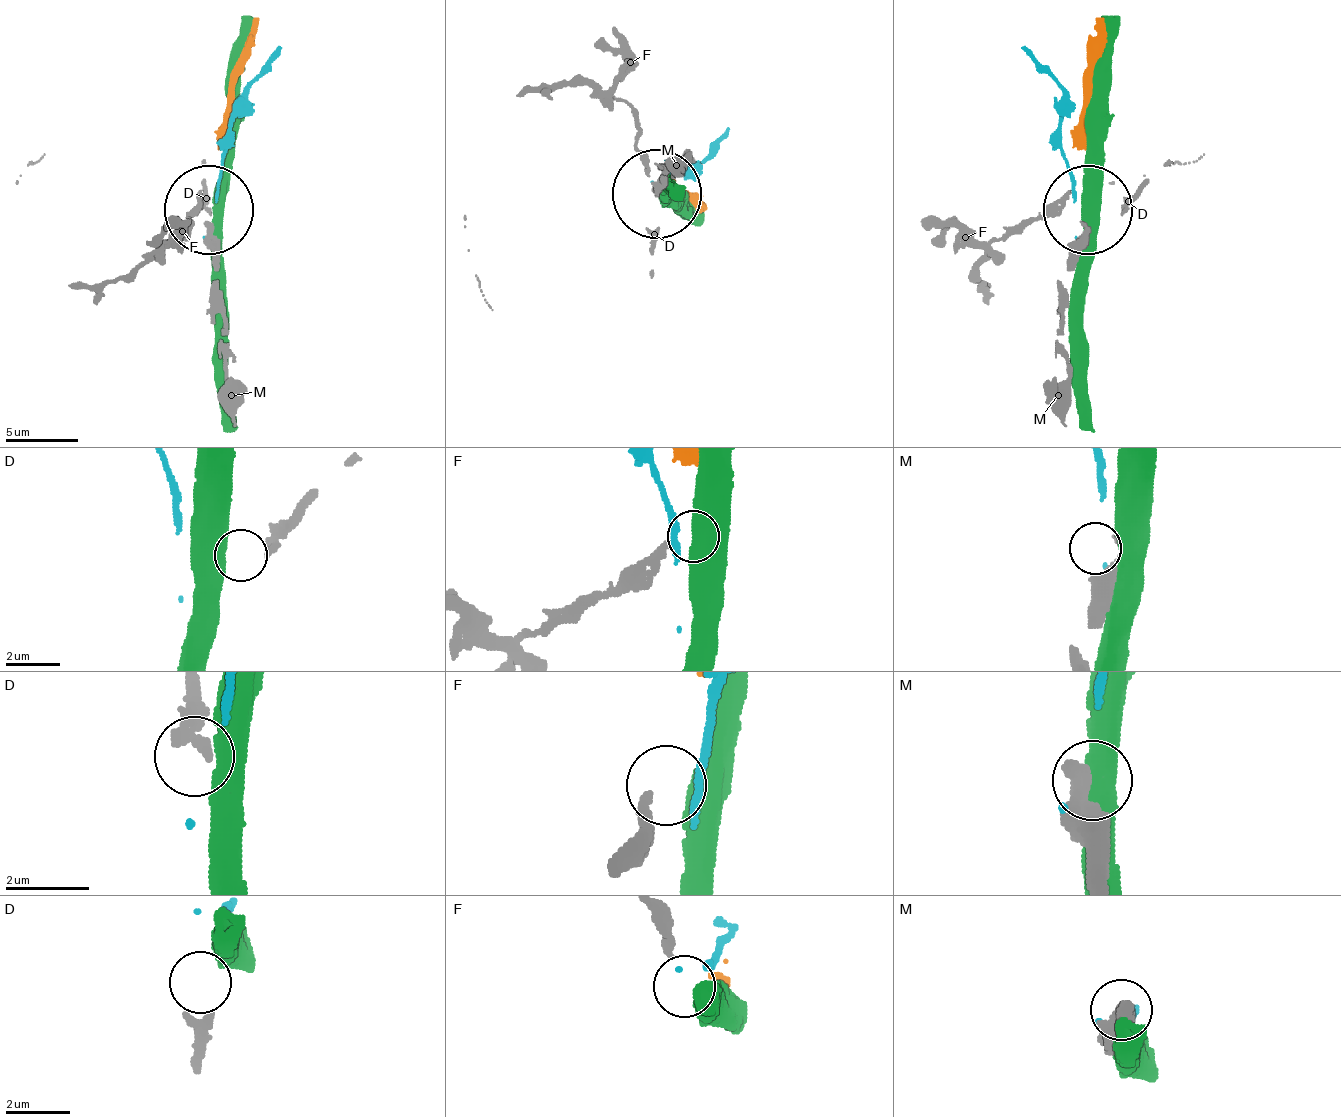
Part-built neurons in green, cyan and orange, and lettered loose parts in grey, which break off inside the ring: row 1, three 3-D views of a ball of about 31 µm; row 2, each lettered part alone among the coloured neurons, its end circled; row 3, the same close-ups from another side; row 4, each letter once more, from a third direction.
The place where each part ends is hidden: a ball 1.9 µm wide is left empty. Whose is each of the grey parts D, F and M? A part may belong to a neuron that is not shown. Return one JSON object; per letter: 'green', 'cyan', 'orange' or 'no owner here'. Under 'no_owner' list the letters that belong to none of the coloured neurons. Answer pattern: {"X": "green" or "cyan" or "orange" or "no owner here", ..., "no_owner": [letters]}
{"D": "no owner here", "F": "no owner here", "M": "cyan", "no_owner": ["D", "F"]}

